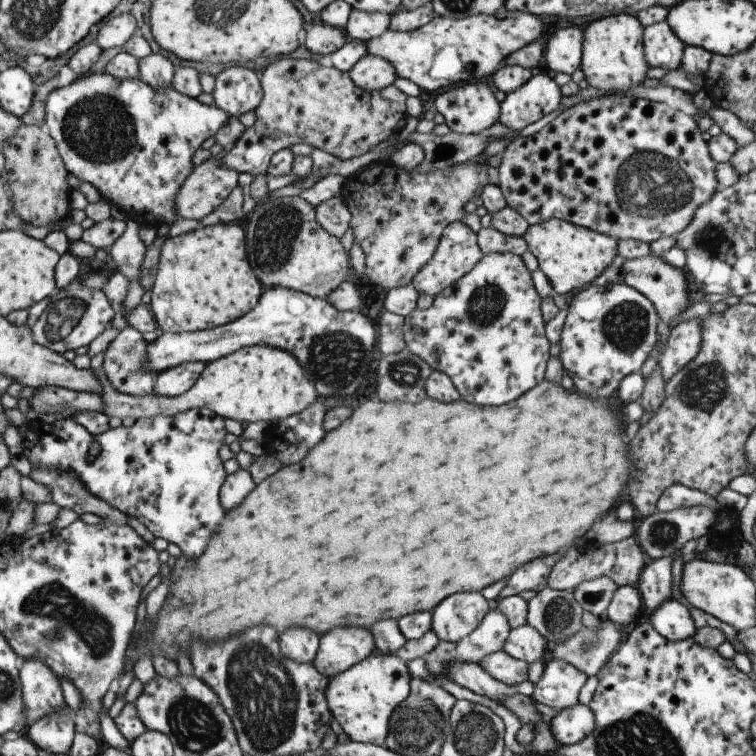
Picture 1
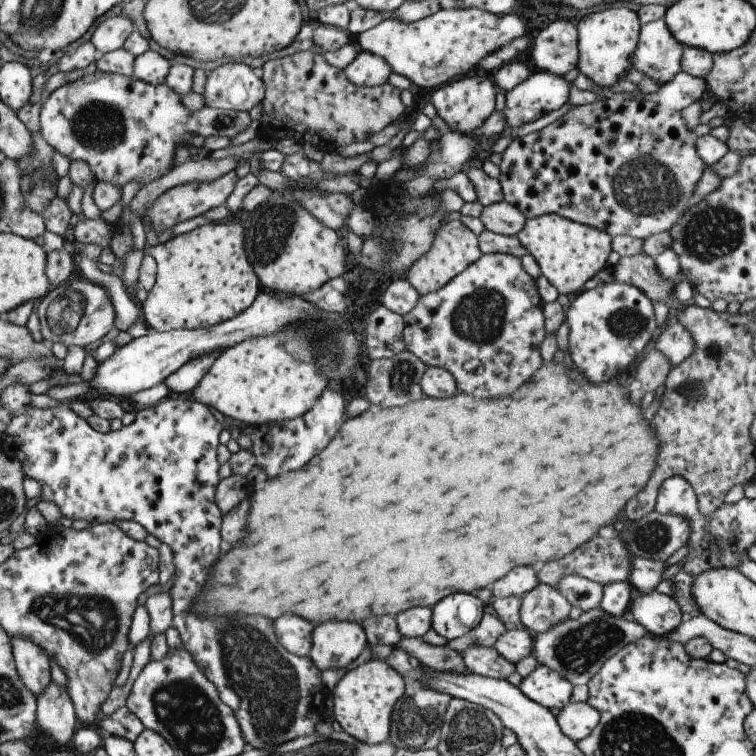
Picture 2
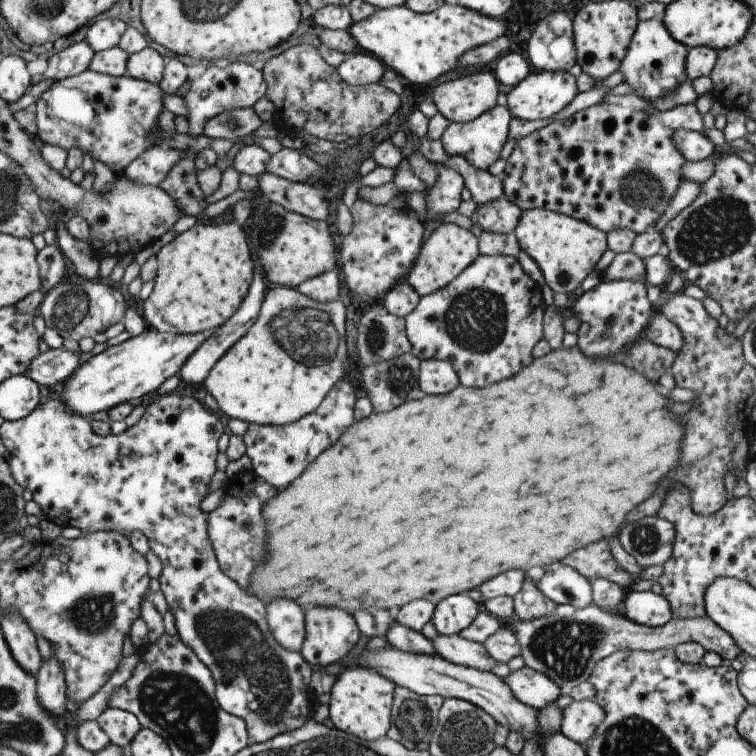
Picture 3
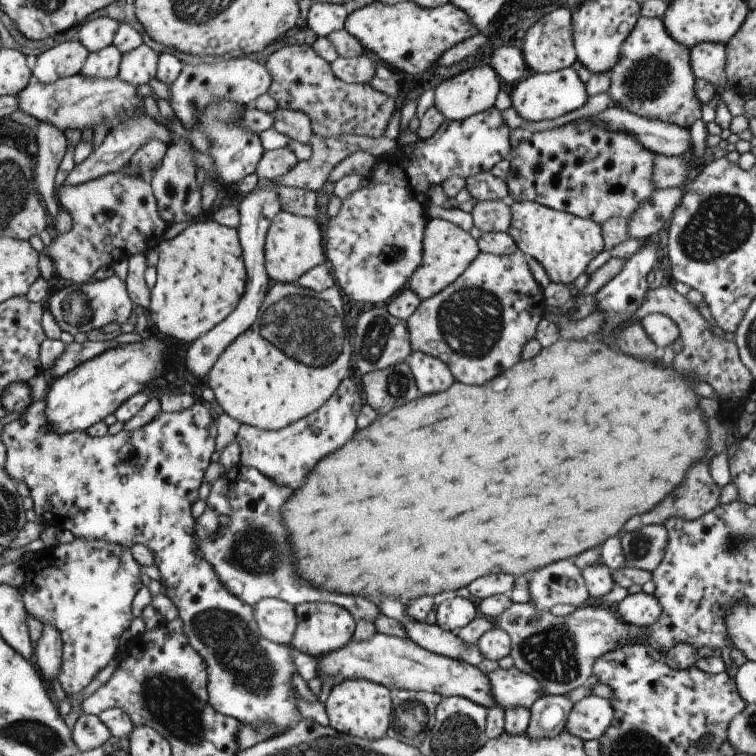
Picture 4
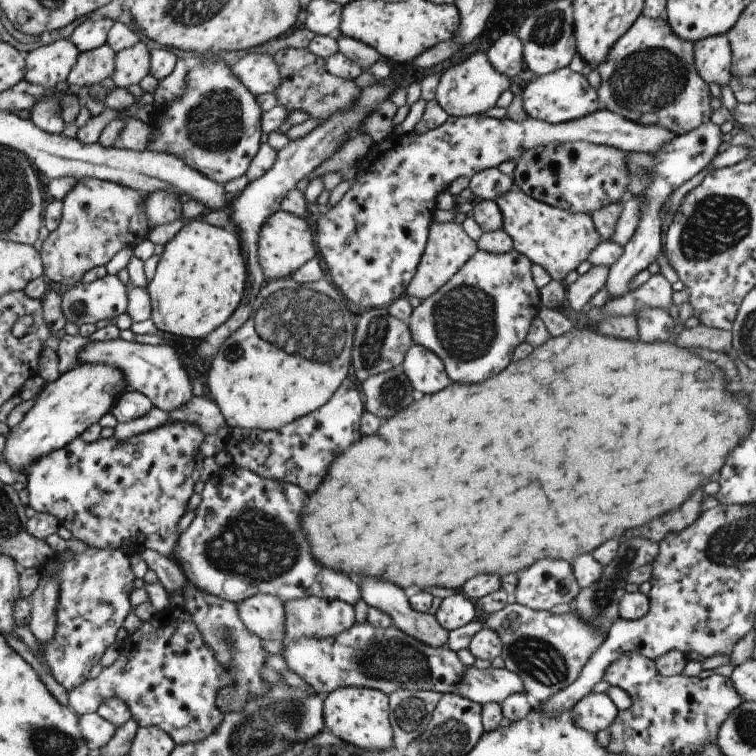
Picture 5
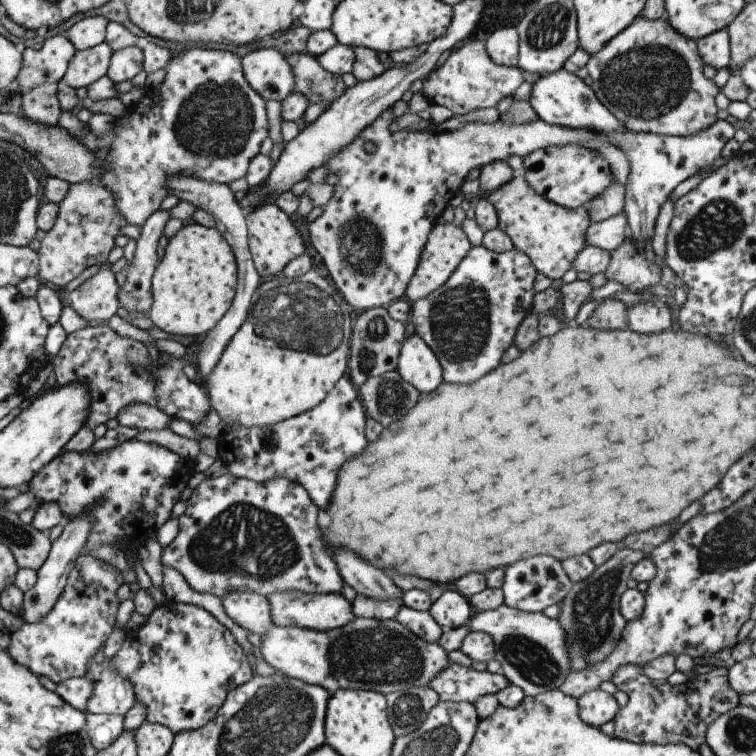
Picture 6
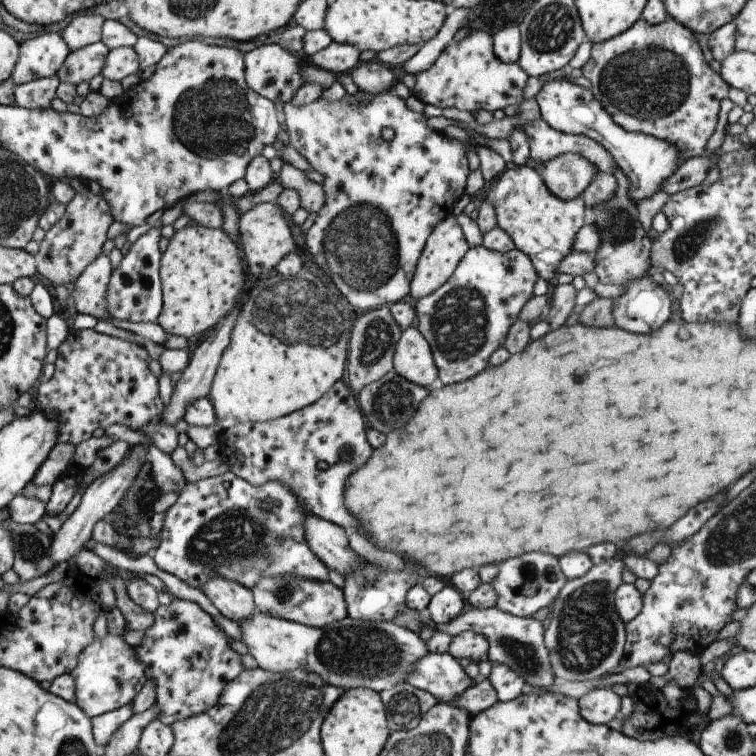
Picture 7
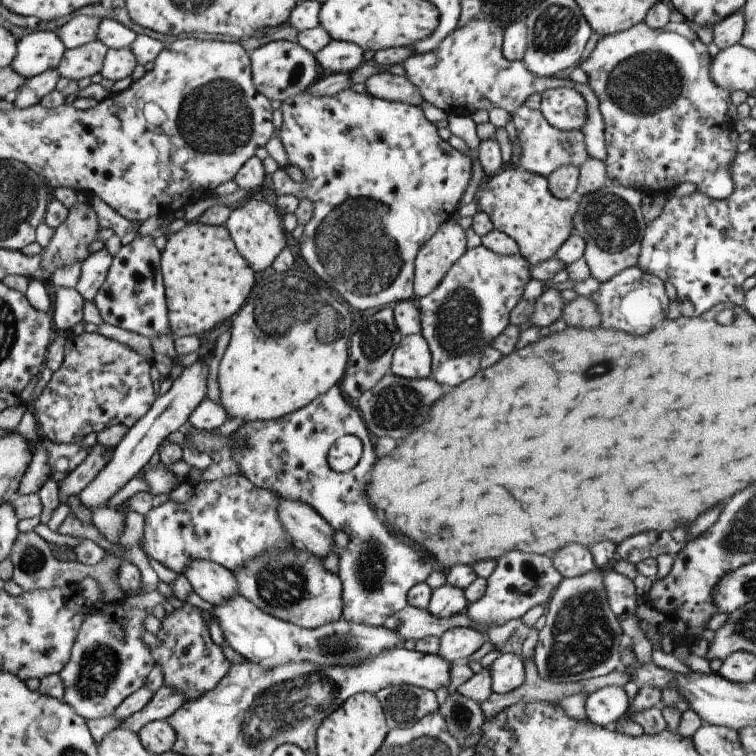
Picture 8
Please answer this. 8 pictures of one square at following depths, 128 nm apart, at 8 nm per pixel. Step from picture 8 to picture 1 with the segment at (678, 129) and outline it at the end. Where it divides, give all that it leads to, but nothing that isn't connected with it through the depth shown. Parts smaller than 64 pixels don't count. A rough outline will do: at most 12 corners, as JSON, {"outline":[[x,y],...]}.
{"outline":[[666,21],[643,27],[648,67],[680,67],[684,44]]}

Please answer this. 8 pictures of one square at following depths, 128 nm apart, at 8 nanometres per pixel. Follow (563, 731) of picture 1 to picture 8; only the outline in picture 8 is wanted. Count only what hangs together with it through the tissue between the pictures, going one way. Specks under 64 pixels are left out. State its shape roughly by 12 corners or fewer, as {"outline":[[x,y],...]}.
{"outline":[[621,687],[585,696],[586,719],[612,727],[628,710]]}

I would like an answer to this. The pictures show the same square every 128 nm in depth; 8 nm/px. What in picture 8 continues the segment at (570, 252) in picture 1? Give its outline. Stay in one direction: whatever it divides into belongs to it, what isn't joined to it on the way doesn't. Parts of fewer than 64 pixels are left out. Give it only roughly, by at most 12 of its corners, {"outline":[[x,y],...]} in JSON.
{"outline":[[514,165],[477,208],[537,266],[573,232],[575,196]]}

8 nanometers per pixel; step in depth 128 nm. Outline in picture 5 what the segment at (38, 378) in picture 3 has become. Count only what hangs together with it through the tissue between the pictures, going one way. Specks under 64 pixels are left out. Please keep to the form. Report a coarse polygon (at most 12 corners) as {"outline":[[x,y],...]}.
{"outline":[[92,341],[78,364],[118,369],[130,390],[169,413],[193,397],[175,350]]}

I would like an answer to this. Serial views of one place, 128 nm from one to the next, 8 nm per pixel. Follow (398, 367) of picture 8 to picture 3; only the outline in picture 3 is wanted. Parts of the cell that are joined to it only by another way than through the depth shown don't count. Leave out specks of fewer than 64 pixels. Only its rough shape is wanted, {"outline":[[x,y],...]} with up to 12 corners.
{"outline":[[419,362],[417,383],[425,394],[459,385],[450,363]]}

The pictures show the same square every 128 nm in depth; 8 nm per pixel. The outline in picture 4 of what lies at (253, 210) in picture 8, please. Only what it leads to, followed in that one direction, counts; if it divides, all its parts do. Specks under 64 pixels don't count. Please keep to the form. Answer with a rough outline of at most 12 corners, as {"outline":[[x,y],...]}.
{"outline":[[281,209],[264,238],[271,282],[326,264],[319,221]]}

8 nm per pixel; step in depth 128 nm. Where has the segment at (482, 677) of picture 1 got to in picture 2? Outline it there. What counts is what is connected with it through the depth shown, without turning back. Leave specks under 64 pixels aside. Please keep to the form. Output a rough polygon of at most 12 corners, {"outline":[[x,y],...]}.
{"outline":[[402,637],[397,647],[435,672],[471,674],[447,645]]}

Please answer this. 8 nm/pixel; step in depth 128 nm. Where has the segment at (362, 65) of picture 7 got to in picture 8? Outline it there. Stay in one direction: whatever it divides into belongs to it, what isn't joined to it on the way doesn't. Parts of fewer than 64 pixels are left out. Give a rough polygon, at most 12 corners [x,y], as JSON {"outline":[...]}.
{"outline":[[384,70],[369,76],[367,94],[419,107],[409,80]]}

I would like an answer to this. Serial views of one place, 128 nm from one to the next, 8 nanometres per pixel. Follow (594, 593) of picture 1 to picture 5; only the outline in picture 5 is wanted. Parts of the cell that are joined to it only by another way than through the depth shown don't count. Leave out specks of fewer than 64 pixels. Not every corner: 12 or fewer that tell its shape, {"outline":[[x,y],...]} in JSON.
{"outline":[[537,560],[519,570],[510,600],[533,611],[571,604],[570,564]]}

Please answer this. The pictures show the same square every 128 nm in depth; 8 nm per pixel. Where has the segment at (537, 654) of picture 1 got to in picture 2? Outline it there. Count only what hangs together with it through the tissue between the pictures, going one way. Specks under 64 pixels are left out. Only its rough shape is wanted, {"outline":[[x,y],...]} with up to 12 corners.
{"outline":[[525,628],[505,630],[492,647],[515,664],[531,654]]}

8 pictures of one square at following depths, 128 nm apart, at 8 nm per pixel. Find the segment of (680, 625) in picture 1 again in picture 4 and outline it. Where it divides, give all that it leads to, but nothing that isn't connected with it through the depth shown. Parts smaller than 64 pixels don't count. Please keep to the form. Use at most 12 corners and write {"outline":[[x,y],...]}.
{"outline":[[642,591],[617,603],[626,624],[651,626],[661,614],[657,598]]}

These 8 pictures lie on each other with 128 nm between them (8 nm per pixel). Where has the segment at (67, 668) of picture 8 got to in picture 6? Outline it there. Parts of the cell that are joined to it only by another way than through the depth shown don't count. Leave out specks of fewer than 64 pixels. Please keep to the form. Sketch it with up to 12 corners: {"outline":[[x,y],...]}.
{"outline":[[108,658],[89,662],[93,682],[85,713],[124,716],[135,703],[131,682]]}

